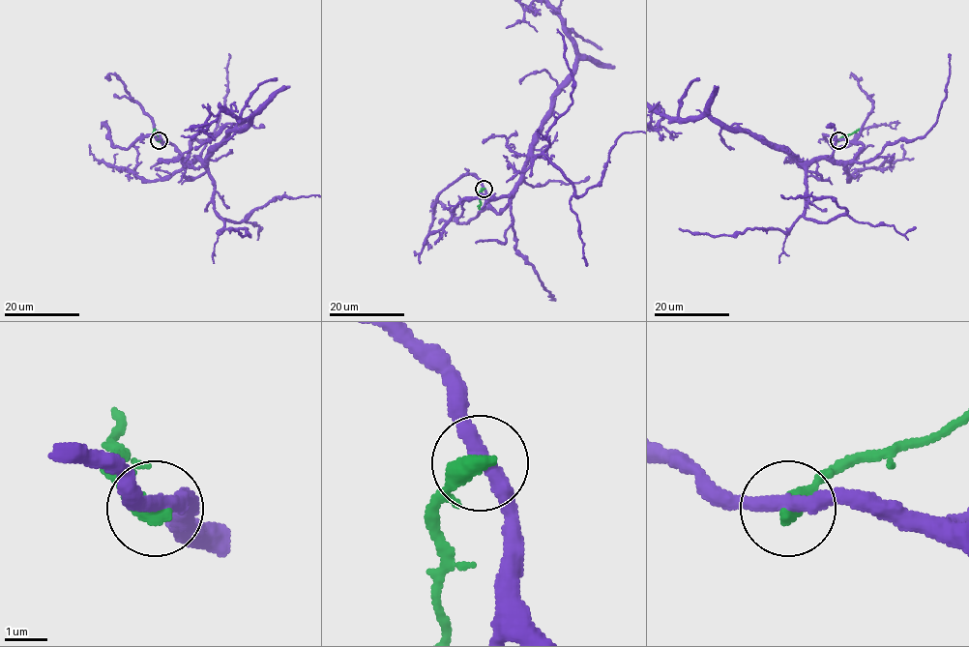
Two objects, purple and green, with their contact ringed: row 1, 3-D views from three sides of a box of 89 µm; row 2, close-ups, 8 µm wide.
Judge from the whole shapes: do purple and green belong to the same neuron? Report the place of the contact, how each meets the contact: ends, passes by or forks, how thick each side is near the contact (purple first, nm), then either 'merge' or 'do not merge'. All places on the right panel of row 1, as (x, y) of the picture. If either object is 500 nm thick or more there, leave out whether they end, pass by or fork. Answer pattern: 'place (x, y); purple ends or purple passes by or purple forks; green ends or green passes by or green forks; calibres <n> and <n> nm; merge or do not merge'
place (838, 140); calibres 360 and 500 nm; do not merge

